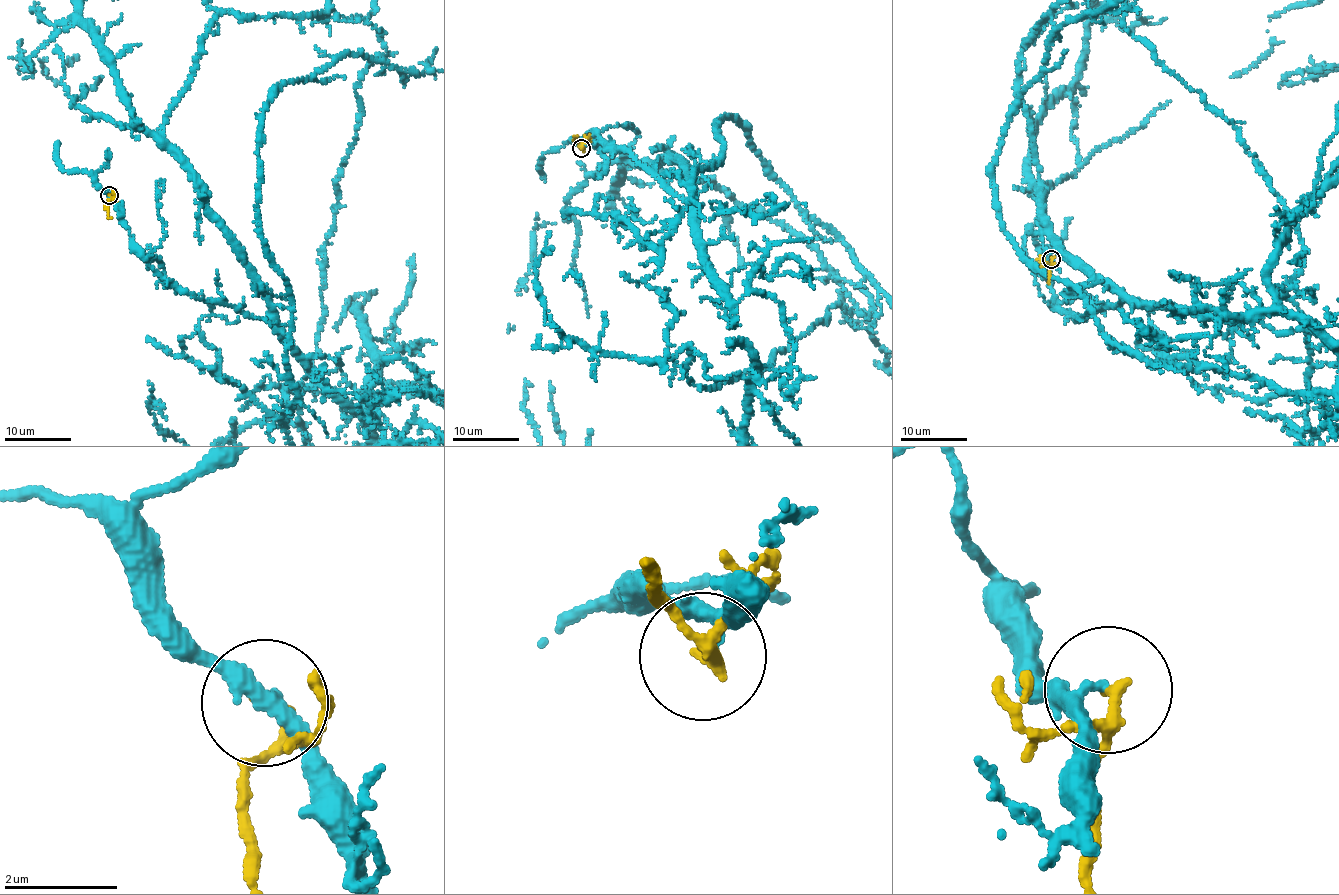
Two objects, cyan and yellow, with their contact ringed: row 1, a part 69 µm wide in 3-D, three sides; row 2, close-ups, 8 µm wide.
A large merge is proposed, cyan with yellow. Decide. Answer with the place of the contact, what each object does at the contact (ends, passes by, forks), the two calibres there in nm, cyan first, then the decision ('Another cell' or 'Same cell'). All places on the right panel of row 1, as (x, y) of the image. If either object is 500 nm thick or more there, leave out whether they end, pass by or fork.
Place: (1051, 259). At the ring cyan passes by. At the ring yellow passes by. Thickness 190 nm (cyan) against 150 nm. Another cell

